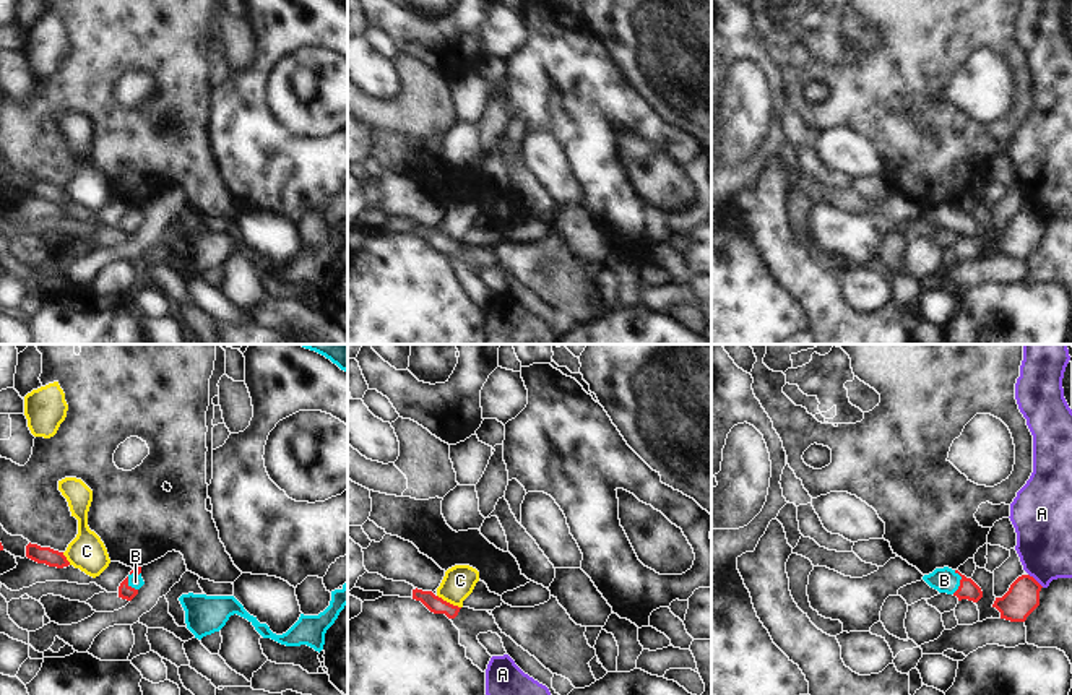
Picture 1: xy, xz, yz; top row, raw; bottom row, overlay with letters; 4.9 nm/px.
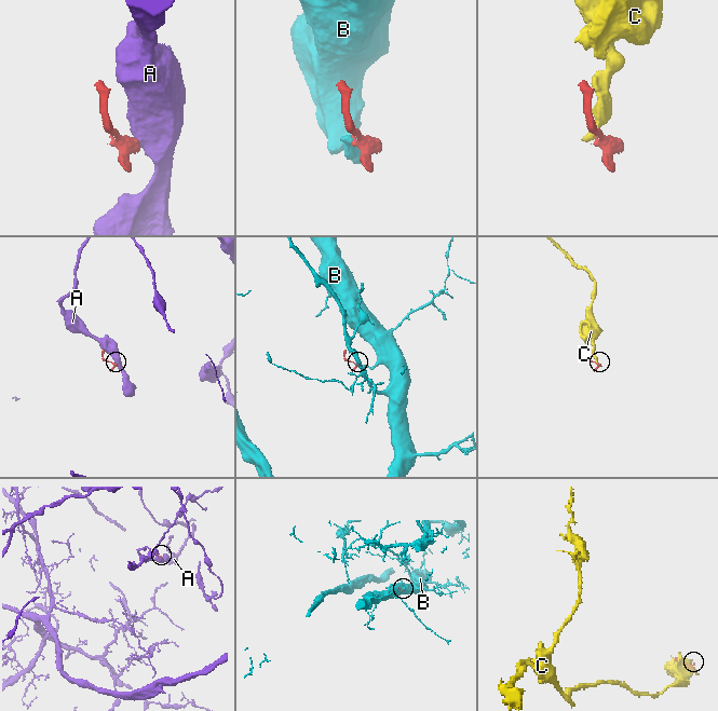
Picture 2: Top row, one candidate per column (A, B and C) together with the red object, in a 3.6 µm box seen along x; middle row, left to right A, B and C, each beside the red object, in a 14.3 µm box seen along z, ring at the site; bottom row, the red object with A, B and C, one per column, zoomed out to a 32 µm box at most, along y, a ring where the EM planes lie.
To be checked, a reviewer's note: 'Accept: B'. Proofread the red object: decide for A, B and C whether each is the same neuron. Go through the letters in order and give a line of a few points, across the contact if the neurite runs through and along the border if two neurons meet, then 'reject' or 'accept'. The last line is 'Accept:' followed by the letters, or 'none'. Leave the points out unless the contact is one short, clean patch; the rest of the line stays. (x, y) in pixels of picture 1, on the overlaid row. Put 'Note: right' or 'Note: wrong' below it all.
A: yz (1028, 574), (1043, 587) | reject
B: xy (125, 591), (127, 577), (135, 582) | accept
C: xz (437, 595), (460, 608) | reject
Accept: B
Note: right

